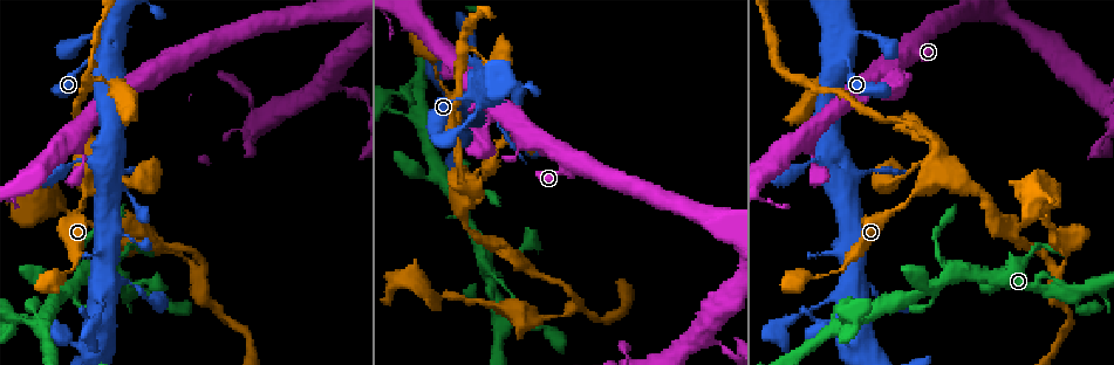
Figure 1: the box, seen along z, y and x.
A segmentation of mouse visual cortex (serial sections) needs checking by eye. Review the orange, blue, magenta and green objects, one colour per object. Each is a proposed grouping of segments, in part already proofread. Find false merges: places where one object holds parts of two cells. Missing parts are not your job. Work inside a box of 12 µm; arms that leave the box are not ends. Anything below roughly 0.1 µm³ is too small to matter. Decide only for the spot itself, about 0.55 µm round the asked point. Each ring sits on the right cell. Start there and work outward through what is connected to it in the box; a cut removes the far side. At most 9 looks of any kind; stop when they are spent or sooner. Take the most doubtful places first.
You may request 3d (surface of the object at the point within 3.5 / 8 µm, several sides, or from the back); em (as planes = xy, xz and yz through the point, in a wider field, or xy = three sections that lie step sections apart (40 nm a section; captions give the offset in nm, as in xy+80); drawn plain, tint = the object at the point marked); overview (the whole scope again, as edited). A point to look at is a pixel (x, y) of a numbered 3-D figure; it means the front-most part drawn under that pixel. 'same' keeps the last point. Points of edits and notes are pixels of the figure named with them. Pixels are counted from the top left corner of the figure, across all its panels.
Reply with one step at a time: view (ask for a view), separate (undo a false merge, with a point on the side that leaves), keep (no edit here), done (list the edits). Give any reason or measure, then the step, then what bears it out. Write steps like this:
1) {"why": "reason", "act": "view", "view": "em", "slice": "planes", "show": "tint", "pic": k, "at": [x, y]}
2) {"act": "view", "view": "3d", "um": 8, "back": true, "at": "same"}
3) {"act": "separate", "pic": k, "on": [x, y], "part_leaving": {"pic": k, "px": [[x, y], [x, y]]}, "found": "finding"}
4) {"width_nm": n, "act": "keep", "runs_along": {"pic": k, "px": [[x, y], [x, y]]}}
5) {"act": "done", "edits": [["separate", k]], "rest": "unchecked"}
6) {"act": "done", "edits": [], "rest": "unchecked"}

{"act": "view", "view": "3d", "um": 3.5, "back": true, "pic": 1, "at": [932, 167]}

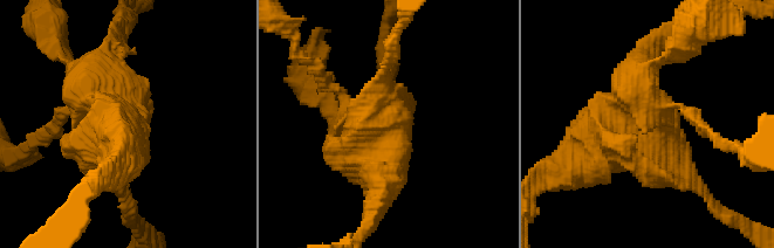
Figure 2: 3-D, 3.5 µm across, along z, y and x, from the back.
{"act": "view", "view": "em", "slice": "xy", "step": 2, "show": "plain", "pic": 2, "at": [655, 121]}

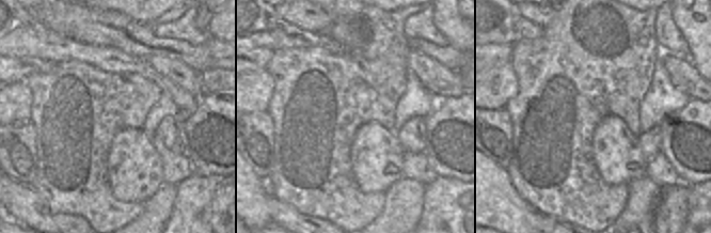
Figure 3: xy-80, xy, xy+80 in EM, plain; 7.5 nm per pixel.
{"act": "view", "view": "em", "slice": "xy", "step": 2, "show": "tint", "at": "same"}

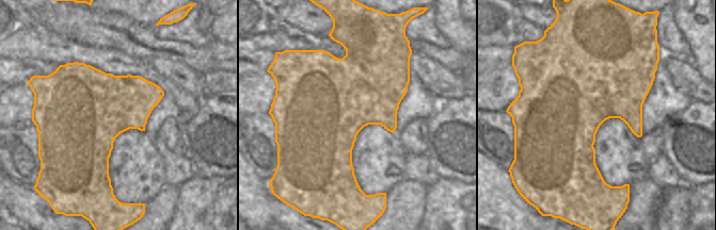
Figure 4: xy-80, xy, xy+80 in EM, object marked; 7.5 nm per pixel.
{"act": "keep", "runs_along": {"pic": 2, "px": [[696, 185], [636, 142], [570, 166]]}, "found": "continuous, no second cell"}

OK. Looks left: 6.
{"why": "small branch off a trunk", "act": "view", "view": "3d", "um": 8, "pic": 1, "at": [203, 272]}

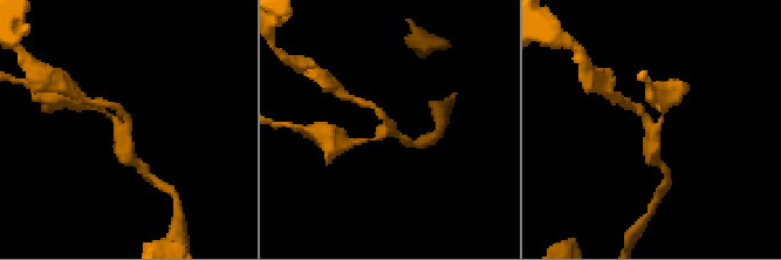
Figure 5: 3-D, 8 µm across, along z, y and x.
{"why": "zoom in", "act": "view", "view": "3d", "um": 3.5, "pic": 5, "at": [125, 131]}

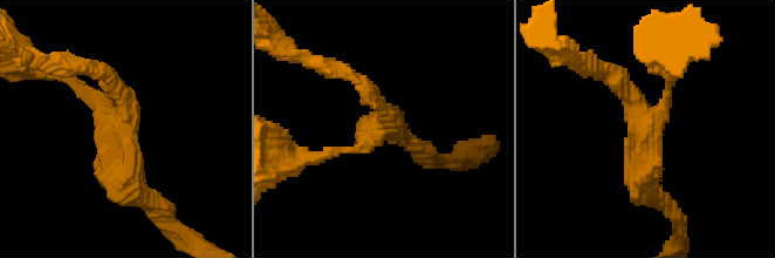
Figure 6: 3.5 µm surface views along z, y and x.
{"act": "keep", "runs_along": {"pic": 6, "px": [[363, 82], [388, 122], [356, 149], [327, 151]]}, "found": "one cell here"}

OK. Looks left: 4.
{"why": "thick turns thin", "act": "view", "view": "3d", "um": 3.5, "pic": 1, "at": [954, 269]}

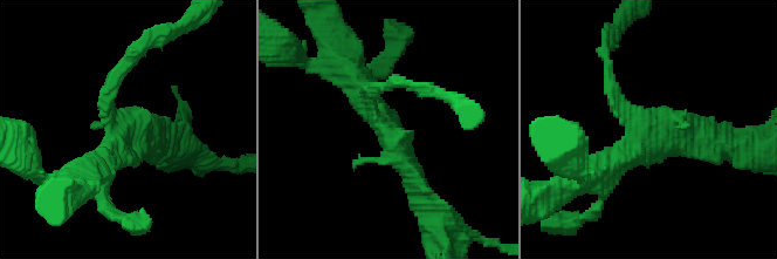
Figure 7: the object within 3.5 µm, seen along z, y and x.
{"act": "view", "view": "em", "slice": "planes", "show": "tint", "pic": 7, "at": [653, 133]}

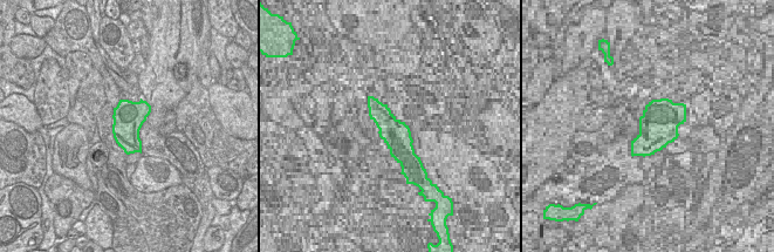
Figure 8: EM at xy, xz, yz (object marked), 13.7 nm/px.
{"act": "keep", "runs_along": {"pic": 7, "px": [[420, 197], [406, 158], [352, 77]]}, "found": "one cell here"}

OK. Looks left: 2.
{"act": "view", "view": "3d", "um": 3.5, "back": true, "pic": 1, "at": [336, 87]}

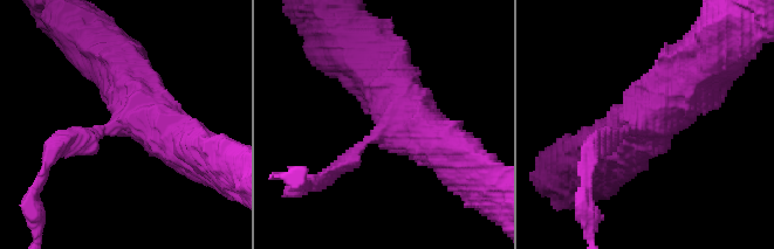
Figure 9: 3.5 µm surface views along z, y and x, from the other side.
{"why": "shape alone is not enough", "act": "view", "view": "em", "slice": "xy", "step": 3, "show": "tint", "pic": 9, "at": [382, 135]}

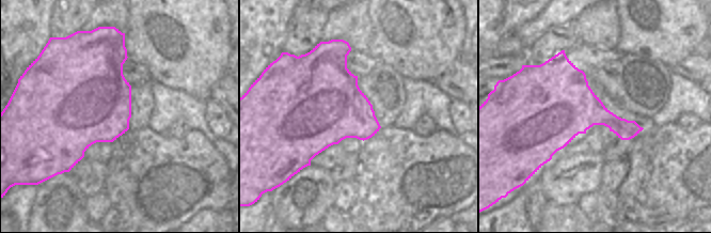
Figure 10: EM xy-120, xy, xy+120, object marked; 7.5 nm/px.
{"act": "keep", "runs_along": {"pic": 9, "px": [[707, 56], [620, 145], [608, 145]]}, "found": "all the same cell"}

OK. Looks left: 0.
{"act": "done", "edits": [], "rest": "unchecked"}

